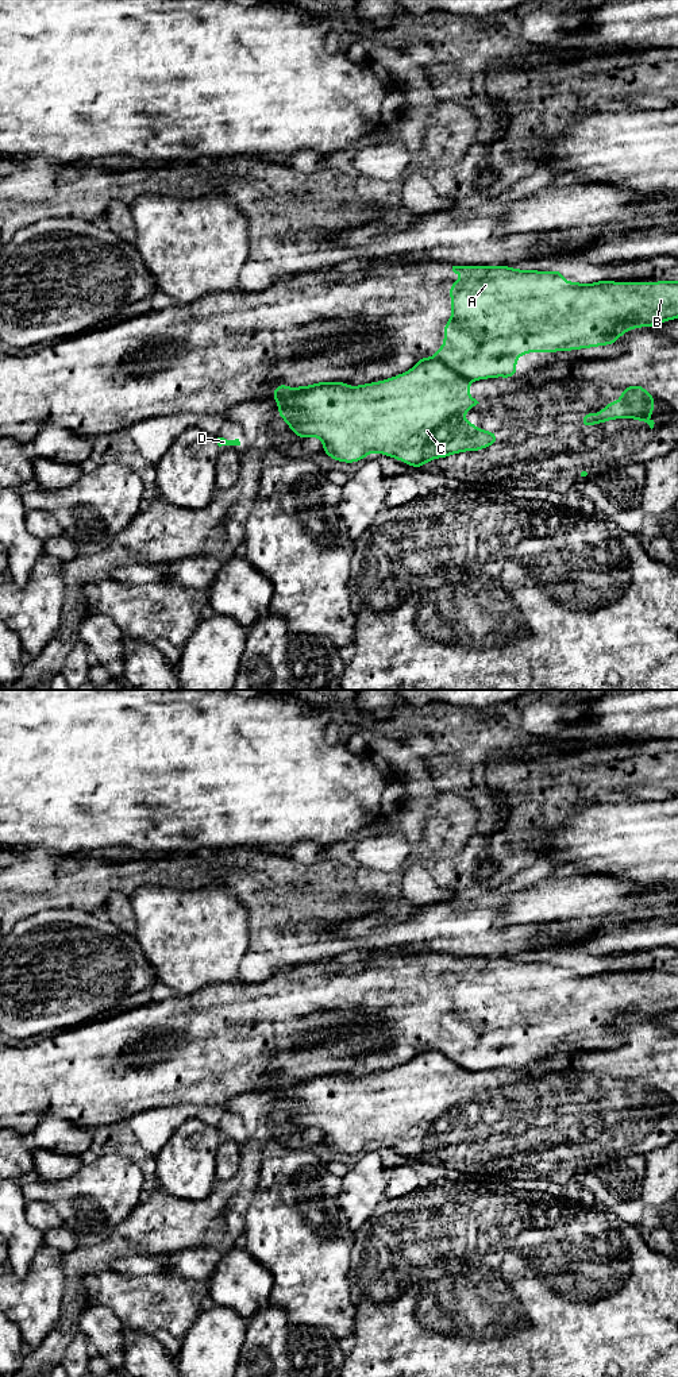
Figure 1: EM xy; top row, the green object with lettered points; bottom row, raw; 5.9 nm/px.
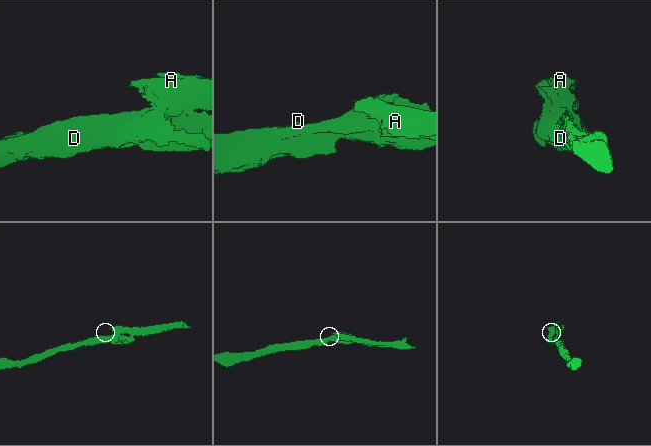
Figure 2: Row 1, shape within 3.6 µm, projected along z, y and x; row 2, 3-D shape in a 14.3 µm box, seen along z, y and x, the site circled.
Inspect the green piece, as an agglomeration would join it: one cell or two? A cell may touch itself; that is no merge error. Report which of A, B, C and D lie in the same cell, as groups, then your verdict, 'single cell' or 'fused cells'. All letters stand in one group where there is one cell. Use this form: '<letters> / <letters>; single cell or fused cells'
A B / C D; fused cells

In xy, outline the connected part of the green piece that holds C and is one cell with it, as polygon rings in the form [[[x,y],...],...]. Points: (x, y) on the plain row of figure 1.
[[[419,1049],[409,1061],[389,1071],[350,1079],[347,1073],[317,1073],[294,1080],[280,1075],[270,1089],[278,1094],[278,1107],[298,1130],[319,1129],[323,1142],[332,1150],[344,1154],[355,1154],[370,1143],[392,1148],[397,1152],[423,1161],[421,1156],[436,1149],[442,1150],[452,1145],[479,1142],[497,1134],[497,1125],[477,1119],[467,1114],[465,1106],[479,1095],[469,1087],[470,1073],[452,1064],[446,1054],[438,1049]]]

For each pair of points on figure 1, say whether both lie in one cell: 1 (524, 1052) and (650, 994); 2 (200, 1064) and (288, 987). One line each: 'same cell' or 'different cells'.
1: same cell
2: same cell

